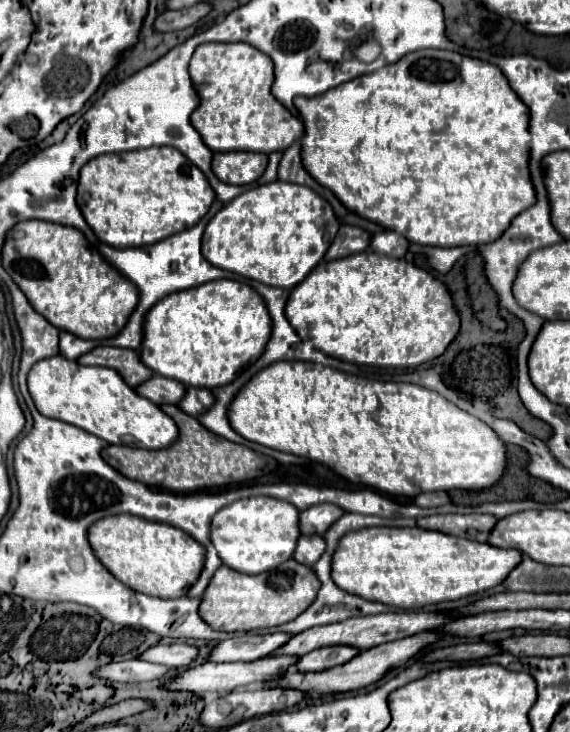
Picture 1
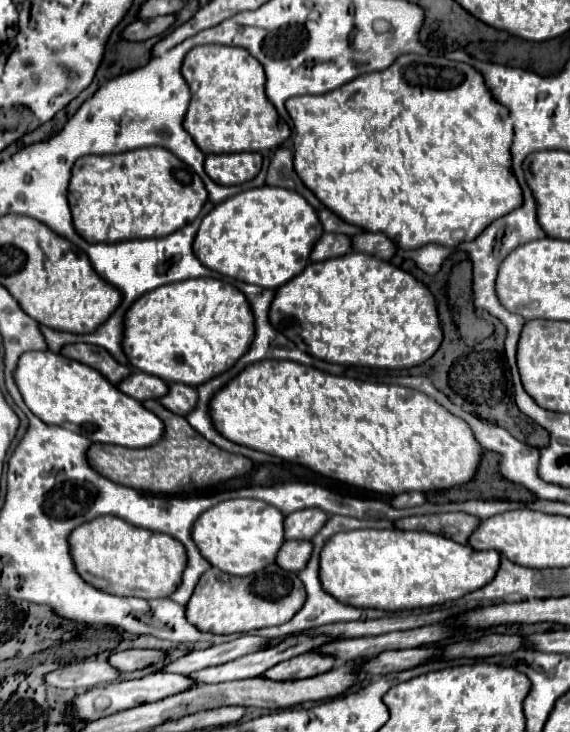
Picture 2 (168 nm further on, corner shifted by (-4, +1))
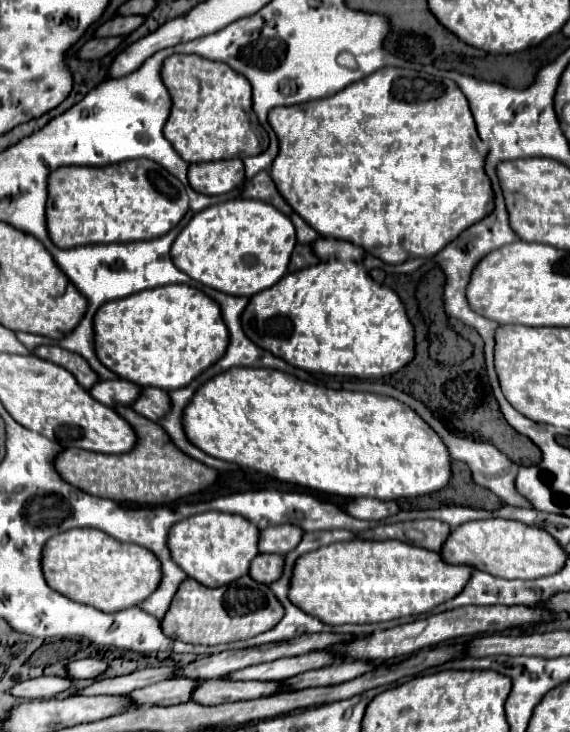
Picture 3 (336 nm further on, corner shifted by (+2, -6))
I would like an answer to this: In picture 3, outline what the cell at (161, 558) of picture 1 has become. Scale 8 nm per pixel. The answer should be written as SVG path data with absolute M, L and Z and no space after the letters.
M69 529L53 535L43 547L41 567L45 583L57 593L105 613L139 605L161 581L161 567L151 551L133 543L121 543L99 529Z

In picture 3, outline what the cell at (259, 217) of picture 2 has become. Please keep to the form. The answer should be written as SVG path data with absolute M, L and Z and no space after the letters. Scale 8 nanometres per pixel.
M233 199L211 205L193 215L171 245L173 265L211 289L251 297L273 287L285 273L295 247L293 223L269 203Z

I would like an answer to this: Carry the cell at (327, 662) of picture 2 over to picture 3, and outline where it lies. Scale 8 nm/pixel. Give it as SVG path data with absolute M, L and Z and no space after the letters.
M201 681L191 695L191 701L201 705L219 705L227 701L245 701L245 699L257 699L265 695L273 695L279 689L279 683L265 683L265 681Z

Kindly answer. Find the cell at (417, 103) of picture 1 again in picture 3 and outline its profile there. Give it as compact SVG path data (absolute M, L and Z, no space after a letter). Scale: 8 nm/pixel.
M383 67L383 69L375 71L373 75L347 85L333 97L325 97L319 101L307 101L307 103L291 105L291 107L275 107L273 111L269 111L269 125L273 127L273 131L279 139L279 153L271 165L271 175L273 175L273 181L277 183L277 191L281 191L283 199L305 219L307 225L317 229L319 235L323 235L323 237L329 235L329 237L359 245L369 255L381 259L383 263L397 265L411 257L433 257L435 253L441 251L441 247L445 247L445 243L451 243L465 227L483 219L489 213L487 205L493 207L491 183L483 171L487 147L481 143L481 139L477 135L475 121L469 111L465 95L451 79L433 77L423 71L413 71L413 69Z

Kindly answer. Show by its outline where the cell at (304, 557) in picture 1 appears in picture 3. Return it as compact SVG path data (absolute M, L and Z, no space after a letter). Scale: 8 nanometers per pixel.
M257 555L253 563L249 565L251 579L257 579L257 583L273 583L283 571L283 557L281 555Z

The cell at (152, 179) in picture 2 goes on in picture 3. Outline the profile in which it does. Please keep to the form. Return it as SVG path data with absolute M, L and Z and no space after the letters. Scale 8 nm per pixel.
M149 159L121 161L107 167L59 167L47 177L47 231L59 249L71 249L93 243L127 243L155 239L171 231L187 213L189 199L183 183L169 175L161 165Z

